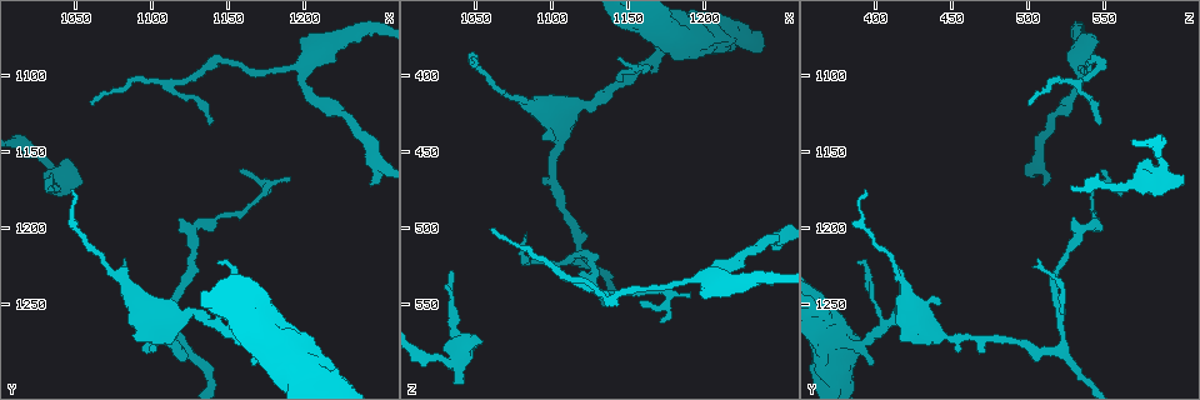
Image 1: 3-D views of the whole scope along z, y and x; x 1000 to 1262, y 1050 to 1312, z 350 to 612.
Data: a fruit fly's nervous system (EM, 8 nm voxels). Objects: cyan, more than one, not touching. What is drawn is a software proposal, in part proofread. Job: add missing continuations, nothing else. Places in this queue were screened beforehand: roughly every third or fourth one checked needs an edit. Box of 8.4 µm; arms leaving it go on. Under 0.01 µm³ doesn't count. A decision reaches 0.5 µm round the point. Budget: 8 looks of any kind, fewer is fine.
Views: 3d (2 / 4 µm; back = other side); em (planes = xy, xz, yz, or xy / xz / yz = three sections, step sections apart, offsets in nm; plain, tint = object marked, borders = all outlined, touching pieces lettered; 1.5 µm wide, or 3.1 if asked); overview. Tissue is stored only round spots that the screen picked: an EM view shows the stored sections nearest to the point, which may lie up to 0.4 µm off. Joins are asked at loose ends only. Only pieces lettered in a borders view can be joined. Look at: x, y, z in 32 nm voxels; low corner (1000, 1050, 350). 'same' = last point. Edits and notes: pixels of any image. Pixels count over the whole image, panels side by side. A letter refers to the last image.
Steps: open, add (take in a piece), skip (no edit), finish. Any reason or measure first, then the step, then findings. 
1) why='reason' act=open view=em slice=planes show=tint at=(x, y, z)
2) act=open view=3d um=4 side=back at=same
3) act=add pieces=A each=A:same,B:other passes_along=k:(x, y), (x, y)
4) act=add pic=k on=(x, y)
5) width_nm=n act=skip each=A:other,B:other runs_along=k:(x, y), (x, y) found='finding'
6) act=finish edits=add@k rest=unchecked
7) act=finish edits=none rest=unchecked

why='thin end' act=open view=3d um=4 at=(1058, 1120, 502)

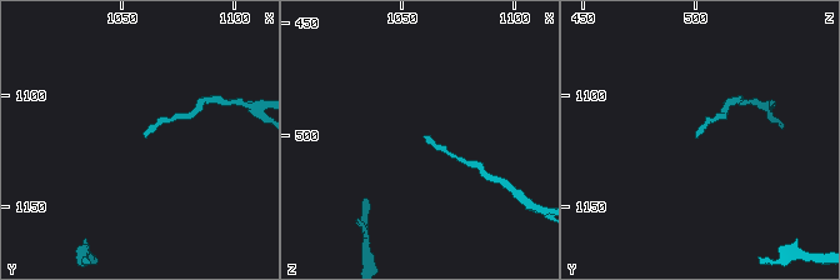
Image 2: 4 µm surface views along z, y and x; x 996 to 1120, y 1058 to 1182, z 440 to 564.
why='now the EM' act=open view=em slice=xy step=4 show=tint at=(1059, 1119, 502)

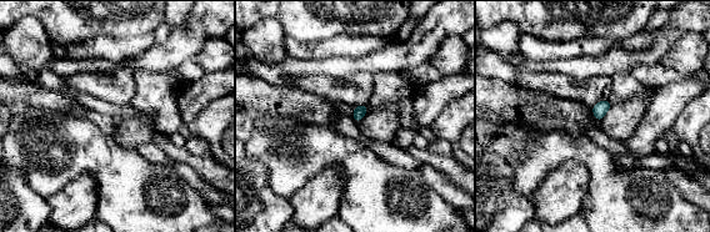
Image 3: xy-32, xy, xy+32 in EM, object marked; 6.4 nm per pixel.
why='cut it another way' act=open view=em slice=planes show=borders at=same

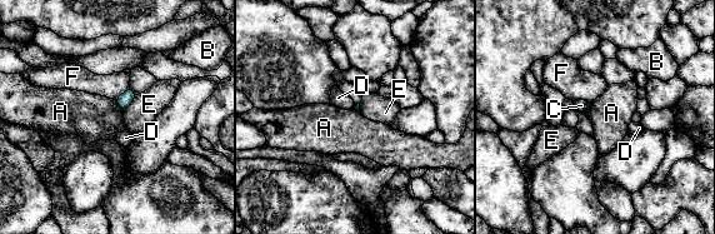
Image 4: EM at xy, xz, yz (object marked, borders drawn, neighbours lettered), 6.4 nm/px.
act=skip each=A:other,B:other,C:other,D:other,E:other,F:other border=4:(115, 100), (123, 111) found='no lettered piece goes on from it'

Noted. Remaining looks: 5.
why='an open end' act=open view=3d um=4 at=(1032, 1172, 530)

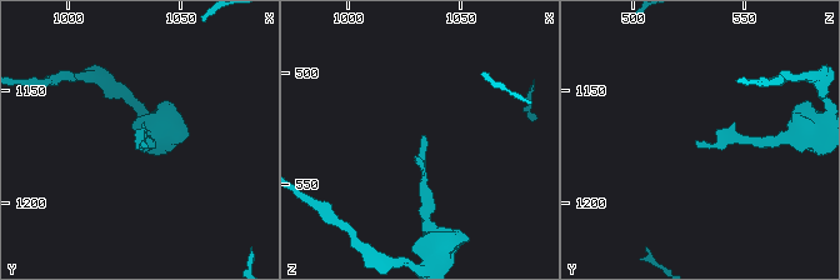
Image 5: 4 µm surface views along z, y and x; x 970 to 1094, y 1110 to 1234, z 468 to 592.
act=open view=em slice=xz step=8 show=borders at=(1034, 1173, 529)

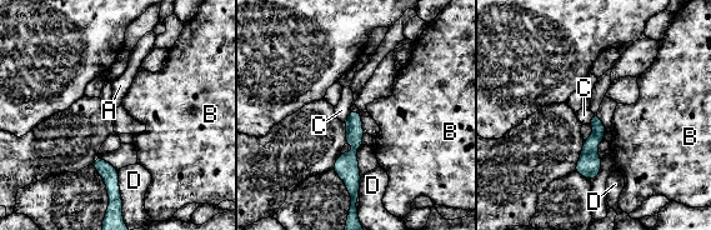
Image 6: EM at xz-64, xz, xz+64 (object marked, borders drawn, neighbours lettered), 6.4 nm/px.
act=skip each=A:other,B:other,C:other,D:other found='none of them fits'

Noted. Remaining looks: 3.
why='tapers out' act=open view=em slice=xz step=8 show=borders at=(1192, 1168, 544)

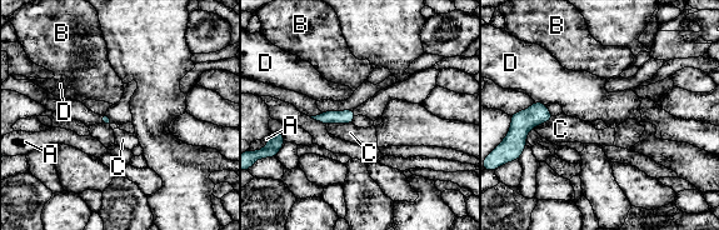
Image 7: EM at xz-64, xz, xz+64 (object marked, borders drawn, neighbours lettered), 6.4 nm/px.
longest_contact=C:180nm act=skip each=A:other,B:other,C:other,D:other border=7:(535, 101), (547, 104) found='no lettered piece goes on from it'

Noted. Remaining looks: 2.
act=finish edits=none rest=unchecked

